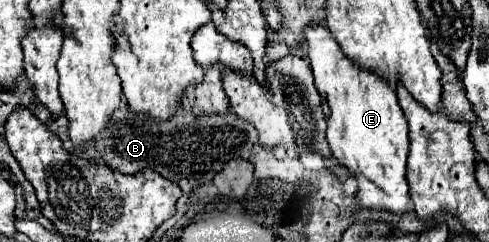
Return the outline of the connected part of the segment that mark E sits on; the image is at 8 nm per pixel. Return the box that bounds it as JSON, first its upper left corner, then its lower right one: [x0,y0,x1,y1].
[304,25,410,215]

